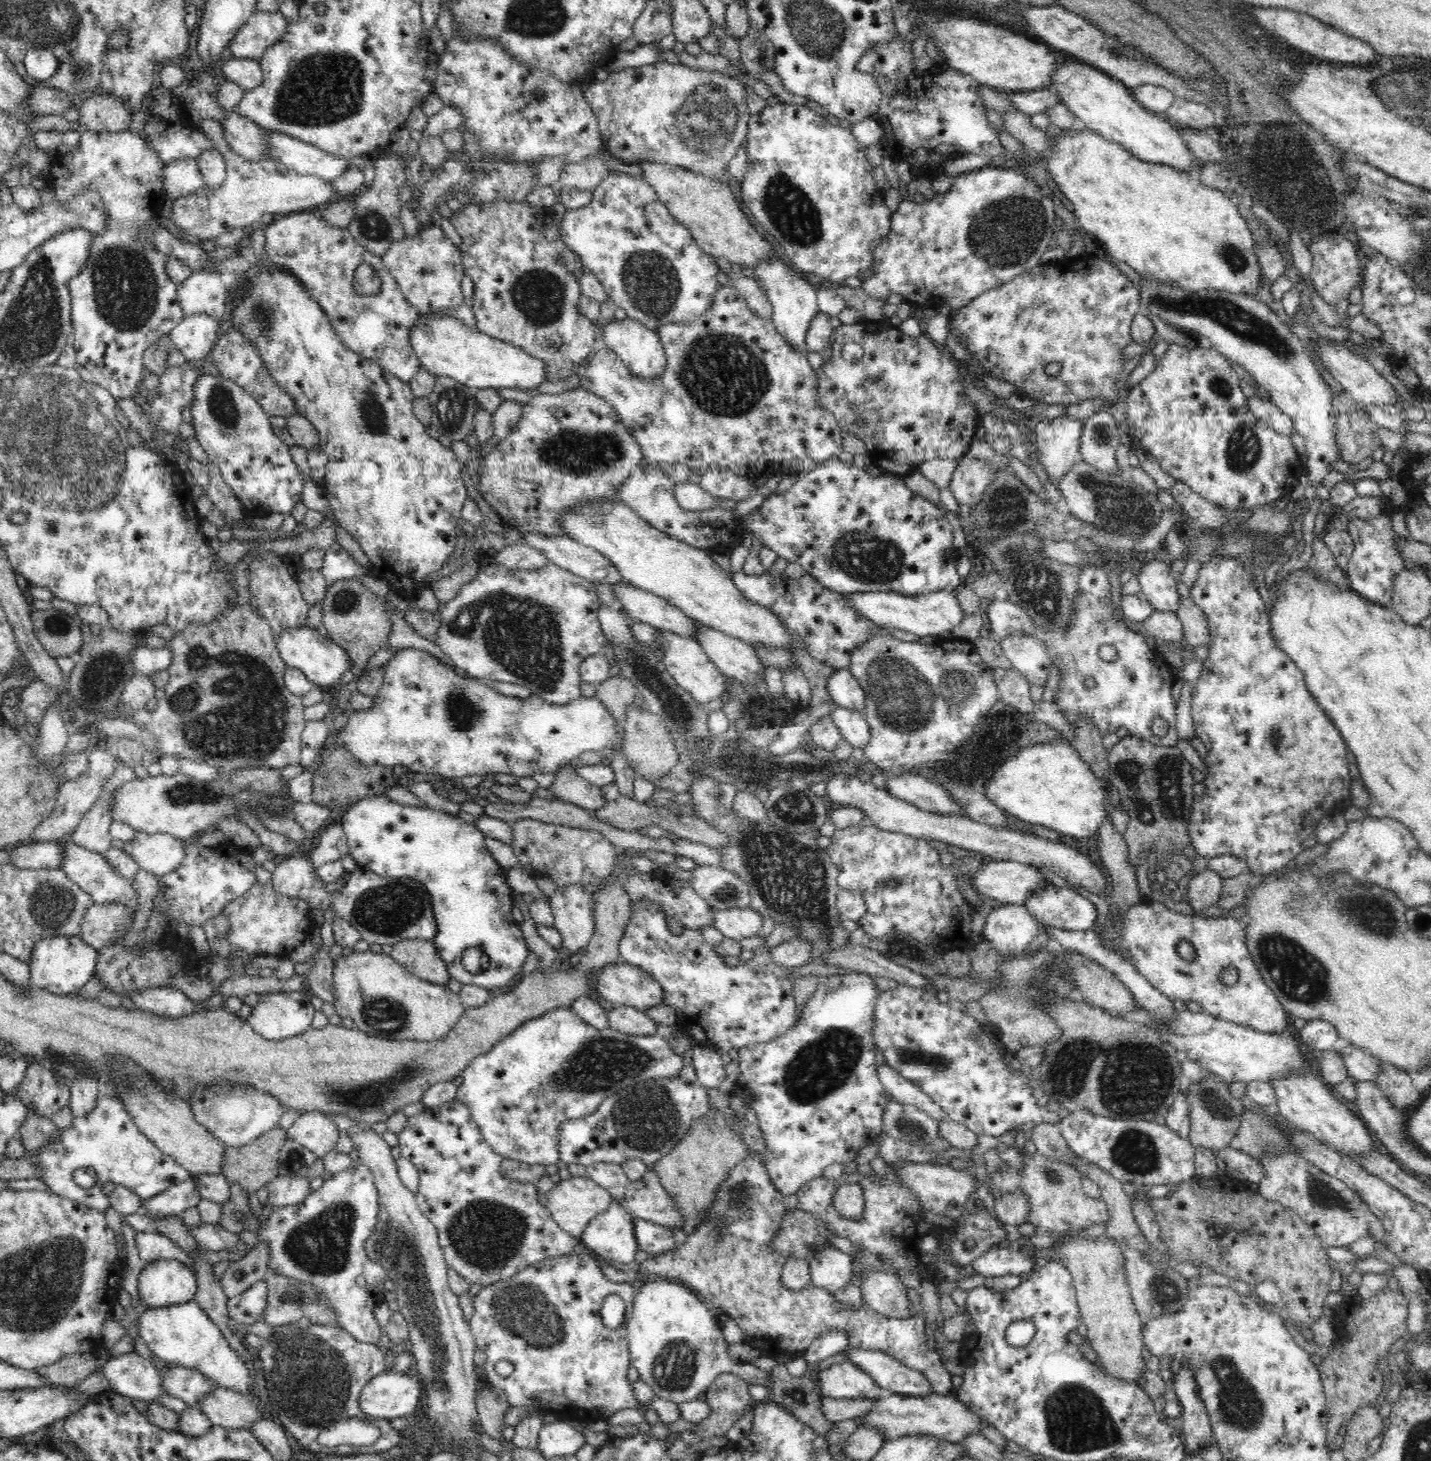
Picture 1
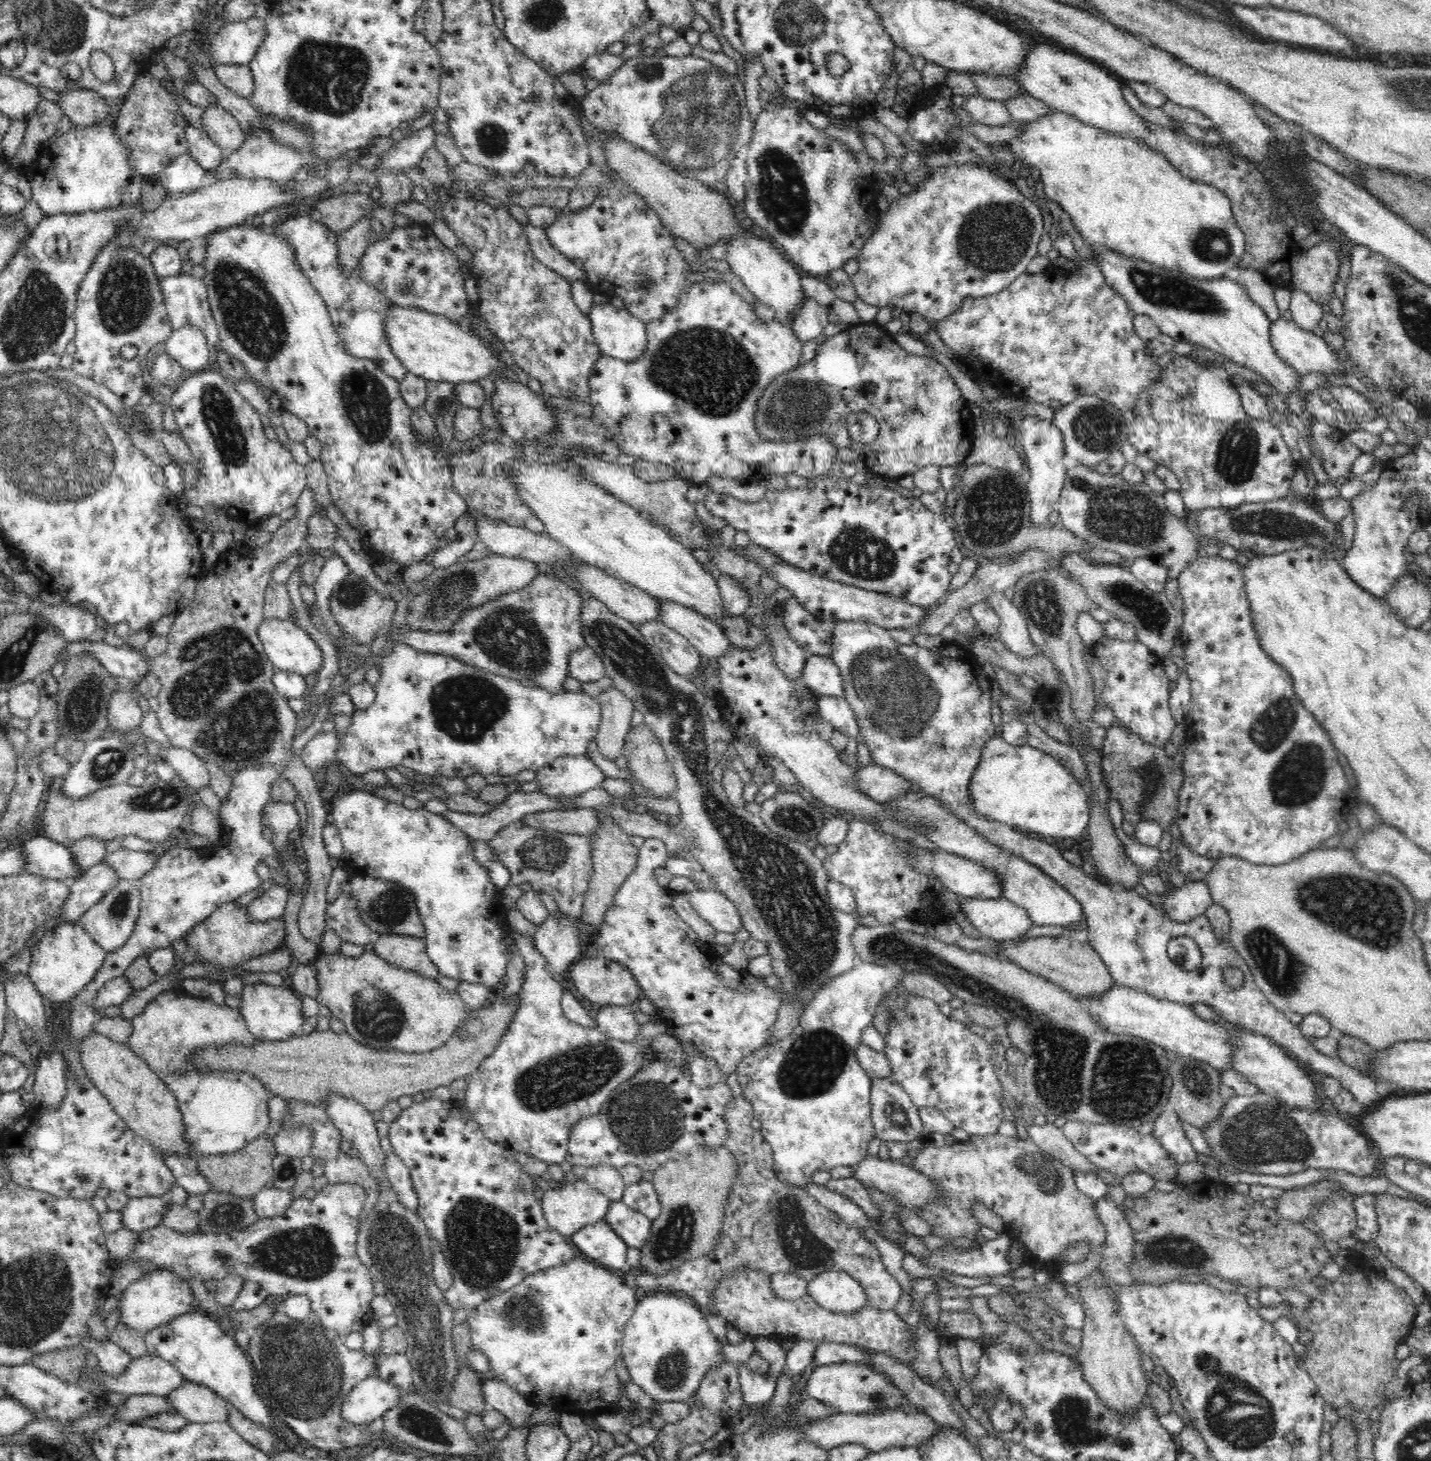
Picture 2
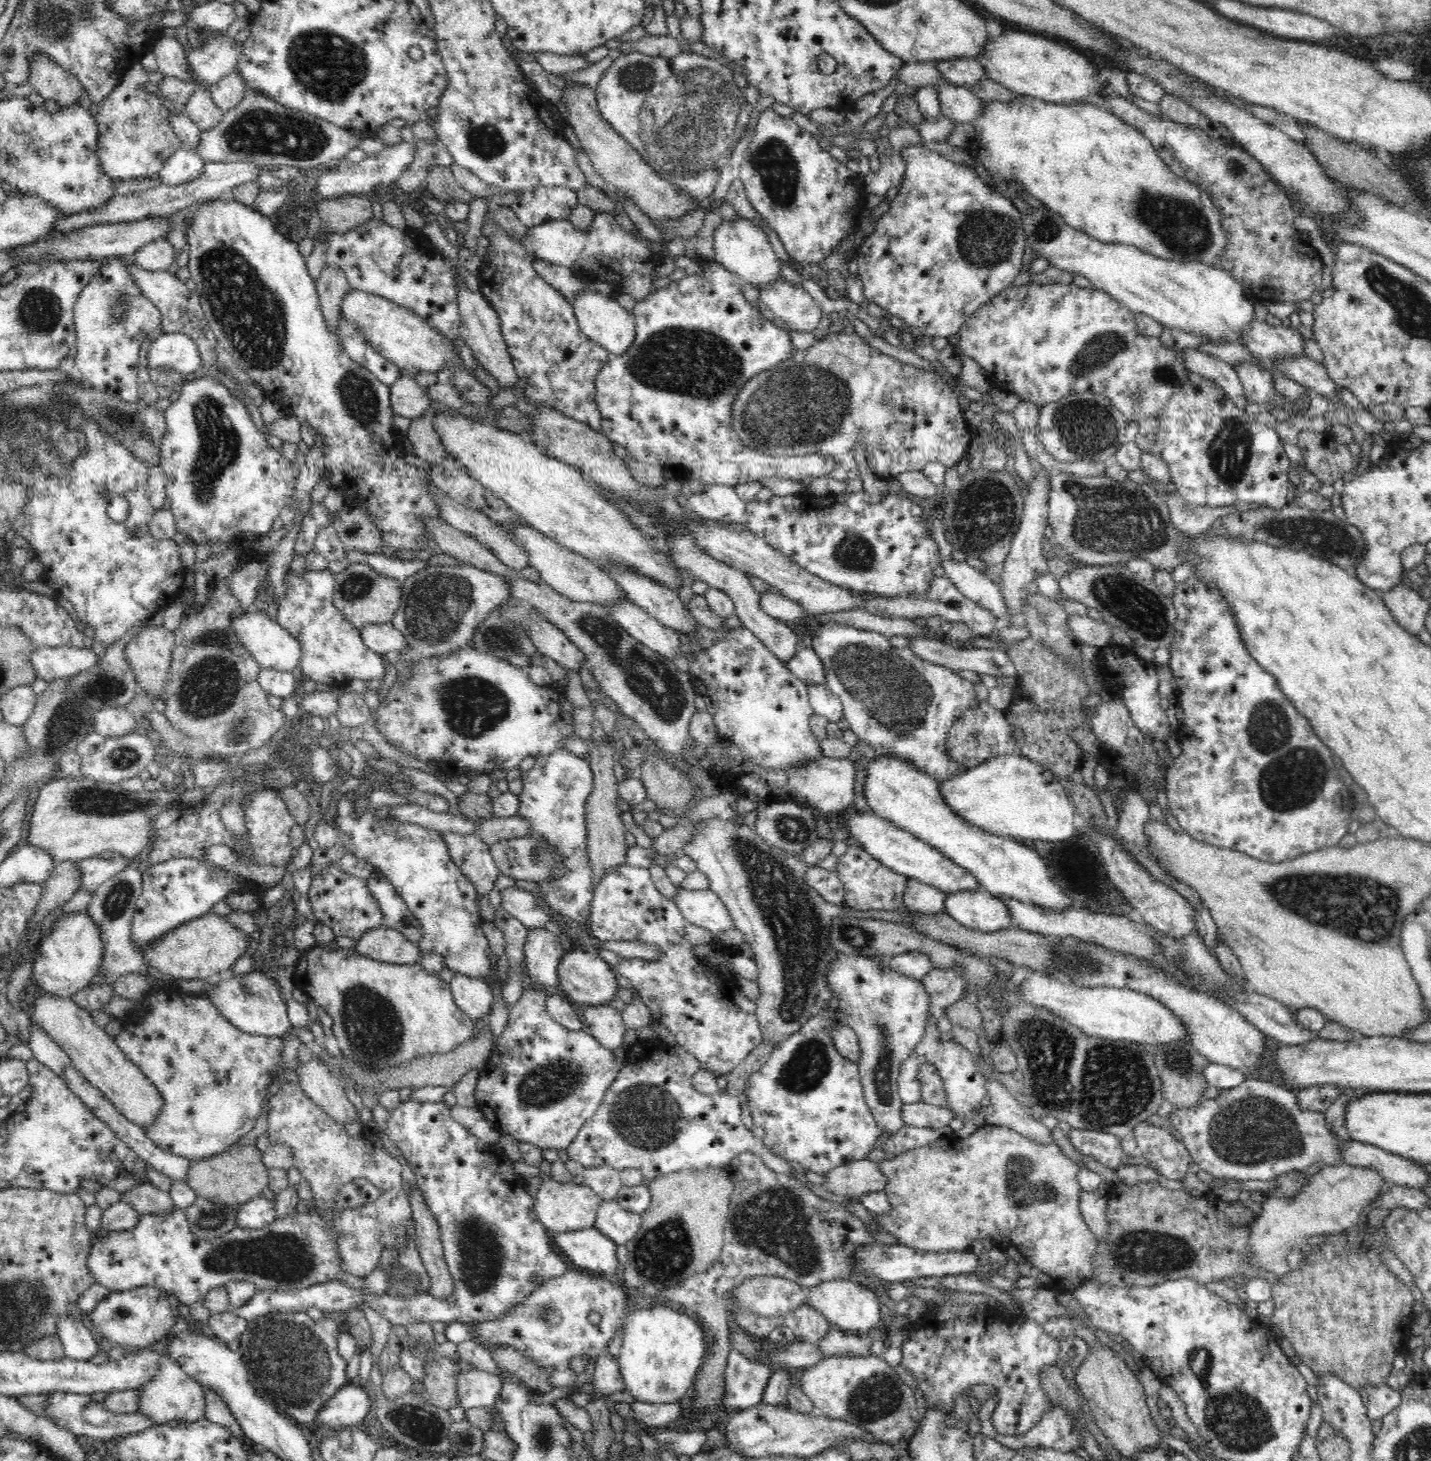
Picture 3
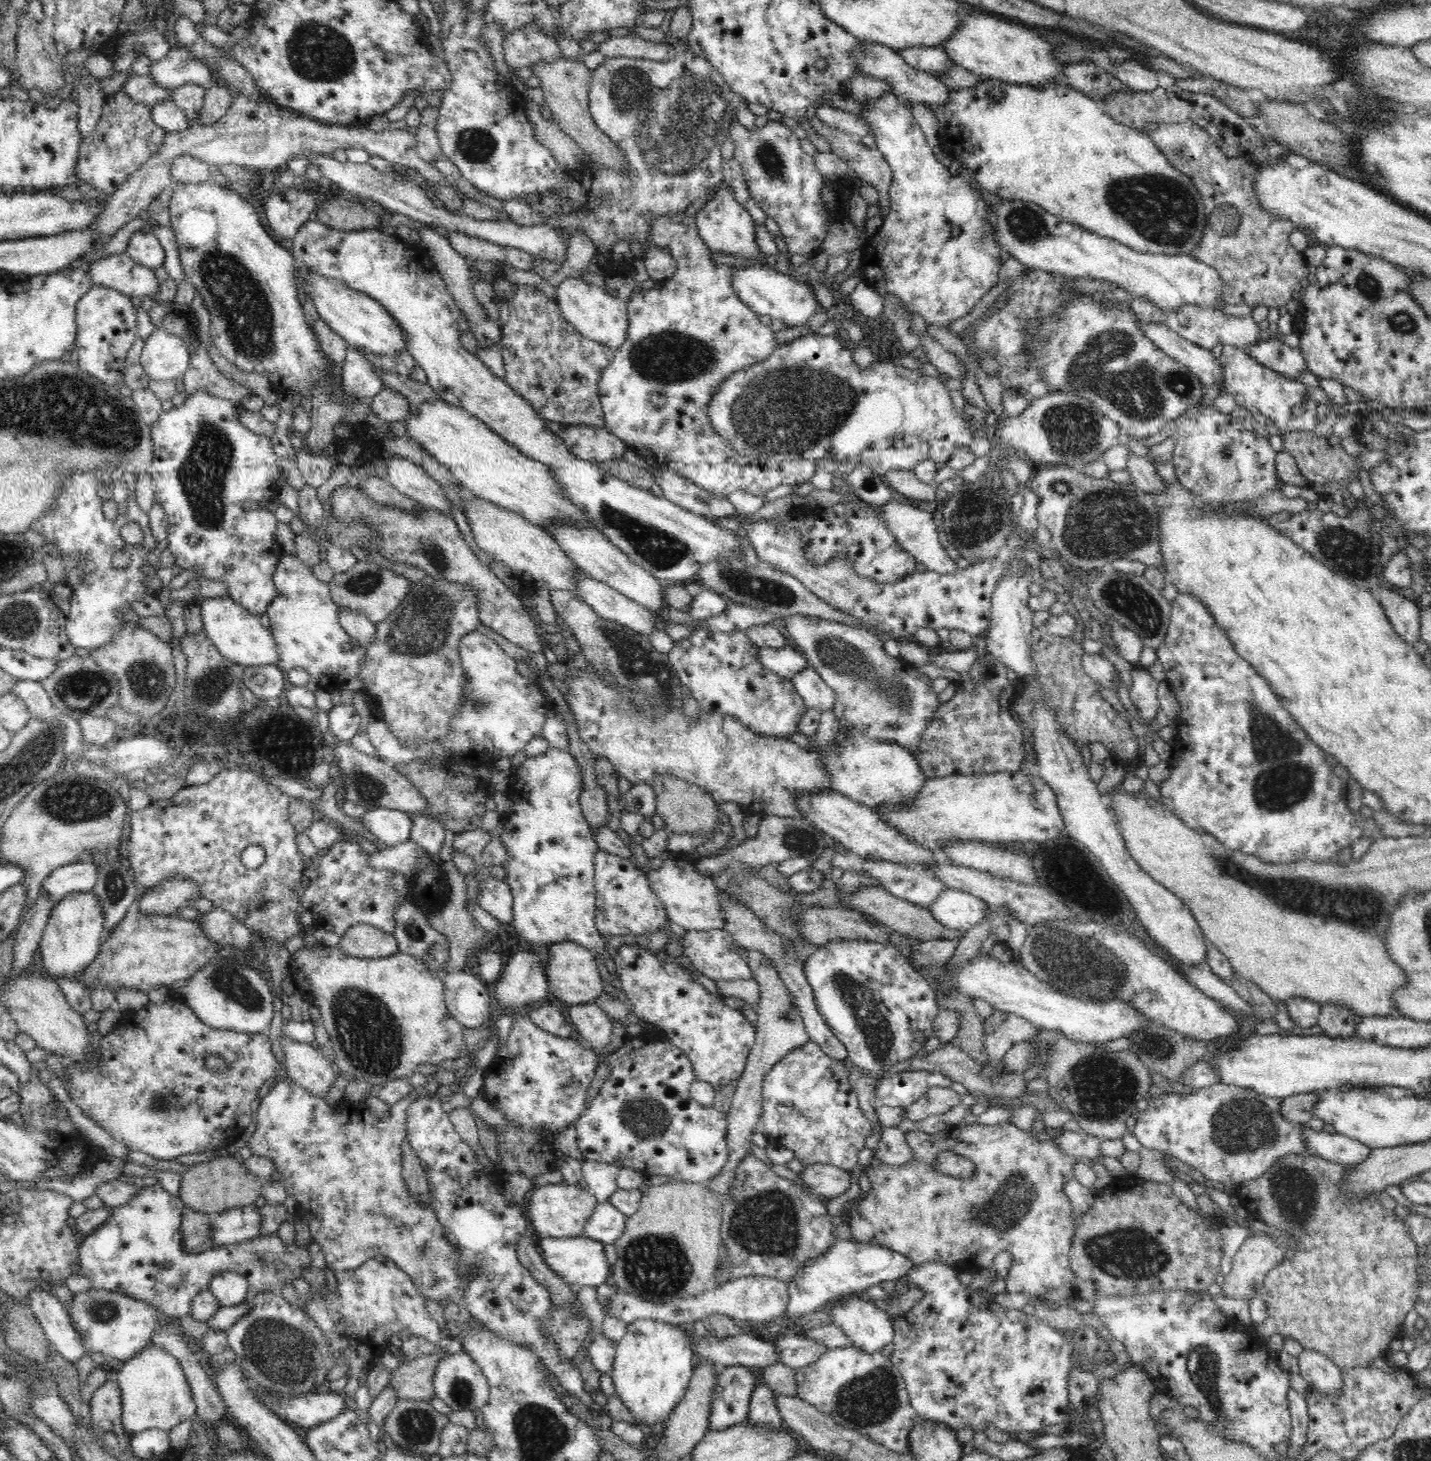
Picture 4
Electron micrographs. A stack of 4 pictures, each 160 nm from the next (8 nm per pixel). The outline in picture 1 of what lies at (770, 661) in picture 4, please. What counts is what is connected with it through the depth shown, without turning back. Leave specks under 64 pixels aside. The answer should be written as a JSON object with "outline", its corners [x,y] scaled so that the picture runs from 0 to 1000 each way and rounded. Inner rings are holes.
{"outline":[[[593,457],[584,458],[579,463],[578,472],[584,483],[604,487],[604,472]]]}

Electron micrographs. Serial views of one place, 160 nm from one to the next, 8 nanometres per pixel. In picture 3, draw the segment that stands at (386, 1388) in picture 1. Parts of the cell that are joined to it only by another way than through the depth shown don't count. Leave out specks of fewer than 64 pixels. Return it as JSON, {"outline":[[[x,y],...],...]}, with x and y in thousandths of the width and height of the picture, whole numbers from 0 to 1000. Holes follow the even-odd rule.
{"outline":[[[249,946],[239,949],[231,956],[222,966],[222,973],[228,975],[232,979],[234,977],[252,976],[259,966],[259,956],[254,949]]]}

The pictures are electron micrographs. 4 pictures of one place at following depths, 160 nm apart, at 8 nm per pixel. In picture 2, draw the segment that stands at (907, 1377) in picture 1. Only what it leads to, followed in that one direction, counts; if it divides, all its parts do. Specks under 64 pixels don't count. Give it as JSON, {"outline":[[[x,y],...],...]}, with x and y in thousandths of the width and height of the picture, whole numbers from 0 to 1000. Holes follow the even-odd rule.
{"outline":[[[572,919],[572,921],[570,921],[569,931],[568,931],[568,934],[570,936],[574,935],[574,934],[579,934],[581,933],[588,933],[588,932],[600,932],[601,934],[605,934],[607,934],[607,936],[609,936],[611,938],[615,938],[615,940],[616,940],[616,941],[618,941],[618,943],[619,943],[621,945],[623,945],[623,945],[621,945],[621,942],[620,942],[618,939],[616,939],[616,938],[613,938],[613,936],[611,936],[611,935],[609,934],[609,926],[606,923],[599,922],[598,921],[593,921],[590,919]]]}

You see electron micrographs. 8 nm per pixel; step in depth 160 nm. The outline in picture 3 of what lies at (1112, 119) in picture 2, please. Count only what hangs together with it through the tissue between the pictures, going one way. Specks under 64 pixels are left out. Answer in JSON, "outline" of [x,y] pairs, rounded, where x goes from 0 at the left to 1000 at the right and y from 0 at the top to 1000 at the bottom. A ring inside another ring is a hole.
{"outline":[[[702,21],[700,23],[692,23],[690,29],[688,31],[688,36],[683,38],[682,41],[686,46],[689,46],[688,49],[694,56],[700,57],[703,61],[707,62],[711,65],[717,65],[731,70],[744,72],[755,69],[765,70],[768,68],[769,62],[774,59],[774,56],[769,55],[766,45],[762,44],[760,40],[755,38],[750,32],[743,31],[738,27],[733,27],[732,25],[727,23],[724,25],[717,23],[717,22],[709,22],[709,21]]]}

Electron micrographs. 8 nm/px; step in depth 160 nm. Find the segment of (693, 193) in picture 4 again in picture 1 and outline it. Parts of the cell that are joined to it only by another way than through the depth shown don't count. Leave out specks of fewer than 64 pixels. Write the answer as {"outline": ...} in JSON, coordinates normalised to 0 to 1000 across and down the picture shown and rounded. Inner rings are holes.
{"outline":[[[463,42],[460,44],[453,44],[444,47],[437,47],[426,50],[422,56],[416,56],[412,58],[407,64],[409,68],[412,70],[414,75],[418,81],[419,92],[421,92],[421,101],[430,110],[437,112],[447,112],[453,110],[457,112],[465,112],[470,114],[474,114],[477,116],[482,117],[484,119],[488,119],[499,123],[505,123],[508,125],[509,123],[509,112],[513,108],[514,104],[522,98],[523,92],[523,82],[525,78],[521,72],[521,62],[520,57],[515,54],[512,54],[507,50],[503,49],[492,49],[492,48],[486,48],[486,47],[481,47],[477,44],[468,44]]]}

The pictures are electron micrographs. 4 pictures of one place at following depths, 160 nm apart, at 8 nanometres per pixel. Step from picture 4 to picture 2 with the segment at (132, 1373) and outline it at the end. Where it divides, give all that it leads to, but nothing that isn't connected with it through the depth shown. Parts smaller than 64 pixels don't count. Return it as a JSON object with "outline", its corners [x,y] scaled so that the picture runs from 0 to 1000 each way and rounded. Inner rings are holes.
{"outline":[[[127,945],[115,958],[119,966],[125,966],[133,974],[157,973],[160,967],[160,960],[136,946]]]}

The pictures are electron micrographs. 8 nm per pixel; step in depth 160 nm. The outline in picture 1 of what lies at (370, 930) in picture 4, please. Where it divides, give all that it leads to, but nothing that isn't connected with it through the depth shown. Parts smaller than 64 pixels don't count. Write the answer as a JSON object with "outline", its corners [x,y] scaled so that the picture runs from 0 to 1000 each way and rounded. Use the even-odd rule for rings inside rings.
{"outline":[[[281,643],[276,645],[270,651],[276,658],[296,671],[312,674],[316,670],[303,644]]]}

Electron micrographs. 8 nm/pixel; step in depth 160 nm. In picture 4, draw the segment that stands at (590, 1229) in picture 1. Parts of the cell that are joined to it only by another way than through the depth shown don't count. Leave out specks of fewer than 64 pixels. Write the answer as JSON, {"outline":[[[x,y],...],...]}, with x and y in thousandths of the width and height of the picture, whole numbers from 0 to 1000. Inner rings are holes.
{"outline":[[[407,845],[400,847],[380,847],[375,851],[381,866],[400,882],[409,880],[417,881],[423,877],[427,871],[428,867],[423,863],[422,859],[422,851],[410,847]]]}

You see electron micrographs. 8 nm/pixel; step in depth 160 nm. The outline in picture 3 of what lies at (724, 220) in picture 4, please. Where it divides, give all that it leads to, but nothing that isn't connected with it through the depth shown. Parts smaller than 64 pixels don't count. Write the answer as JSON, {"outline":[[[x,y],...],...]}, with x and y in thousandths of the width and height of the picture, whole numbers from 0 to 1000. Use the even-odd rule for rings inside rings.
{"outline":[[[517,148],[513,151],[505,149],[499,157],[498,164],[499,179],[505,181],[511,187],[515,188],[519,193],[526,195],[530,198],[535,198],[538,194],[548,192],[548,189],[546,189],[546,179],[542,176],[537,161],[525,151]]]}

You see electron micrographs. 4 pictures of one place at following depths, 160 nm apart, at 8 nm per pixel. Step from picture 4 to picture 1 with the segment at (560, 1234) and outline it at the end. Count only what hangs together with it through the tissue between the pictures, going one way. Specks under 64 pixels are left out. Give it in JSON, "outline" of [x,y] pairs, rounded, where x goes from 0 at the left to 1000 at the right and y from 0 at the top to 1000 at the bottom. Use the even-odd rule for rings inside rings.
{"outline":[[[398,806],[396,808],[389,808],[388,811],[382,817],[382,826],[385,830],[385,833],[399,846],[405,847],[411,837],[423,830],[426,827],[428,819],[420,812],[418,812],[412,806]]]}

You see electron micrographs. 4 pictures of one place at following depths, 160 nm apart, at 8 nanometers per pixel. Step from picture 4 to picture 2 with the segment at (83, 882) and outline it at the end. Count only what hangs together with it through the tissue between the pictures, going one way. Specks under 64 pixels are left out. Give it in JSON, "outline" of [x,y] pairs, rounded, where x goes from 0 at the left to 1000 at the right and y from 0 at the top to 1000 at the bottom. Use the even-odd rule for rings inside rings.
{"outline":[[[115,579],[106,582],[106,583],[95,583],[85,580],[80,583],[75,584],[72,589],[76,593],[79,593],[84,602],[96,603],[110,592],[110,589],[113,586],[115,582]]]}

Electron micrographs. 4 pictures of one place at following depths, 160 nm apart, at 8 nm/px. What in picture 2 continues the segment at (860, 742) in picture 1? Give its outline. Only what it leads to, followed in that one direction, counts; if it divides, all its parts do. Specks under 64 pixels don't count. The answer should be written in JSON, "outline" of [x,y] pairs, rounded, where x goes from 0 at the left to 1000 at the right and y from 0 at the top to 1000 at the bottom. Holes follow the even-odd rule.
{"outline":[[[572,476],[570,478],[572,490],[588,500],[593,505],[601,503],[597,487],[590,477]]]}

